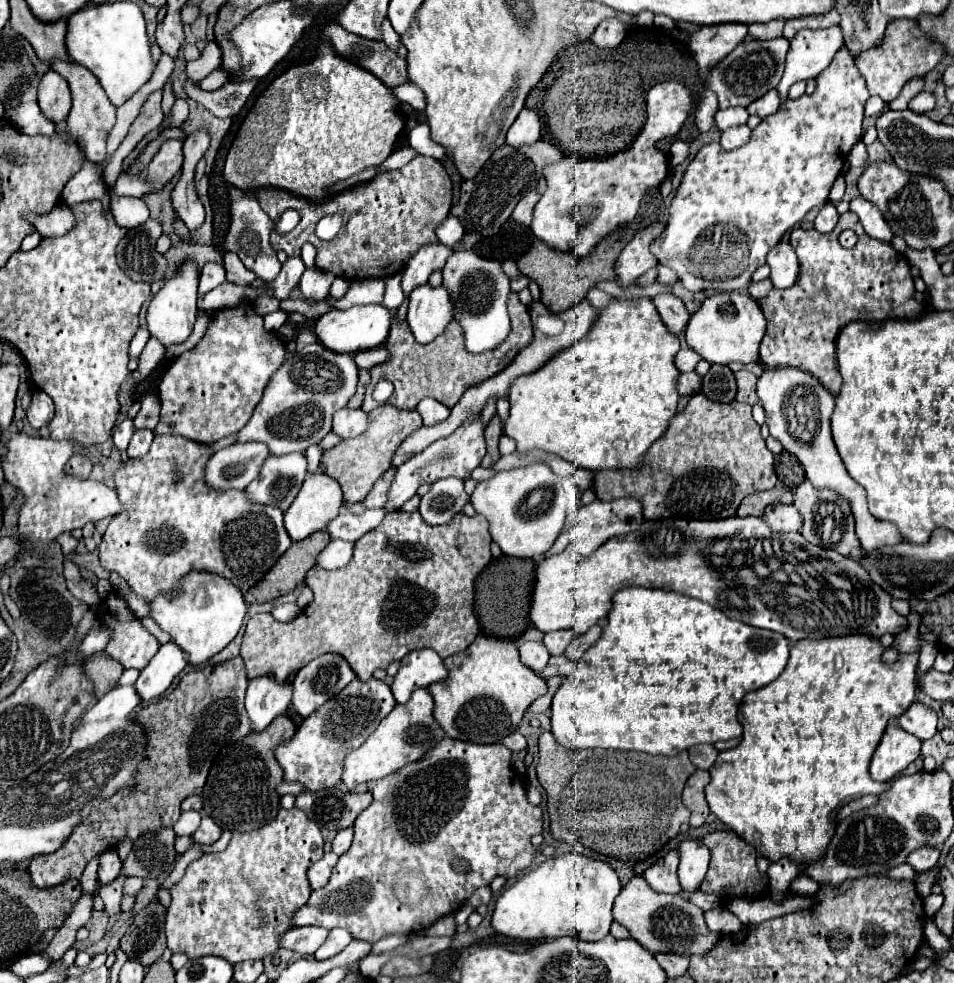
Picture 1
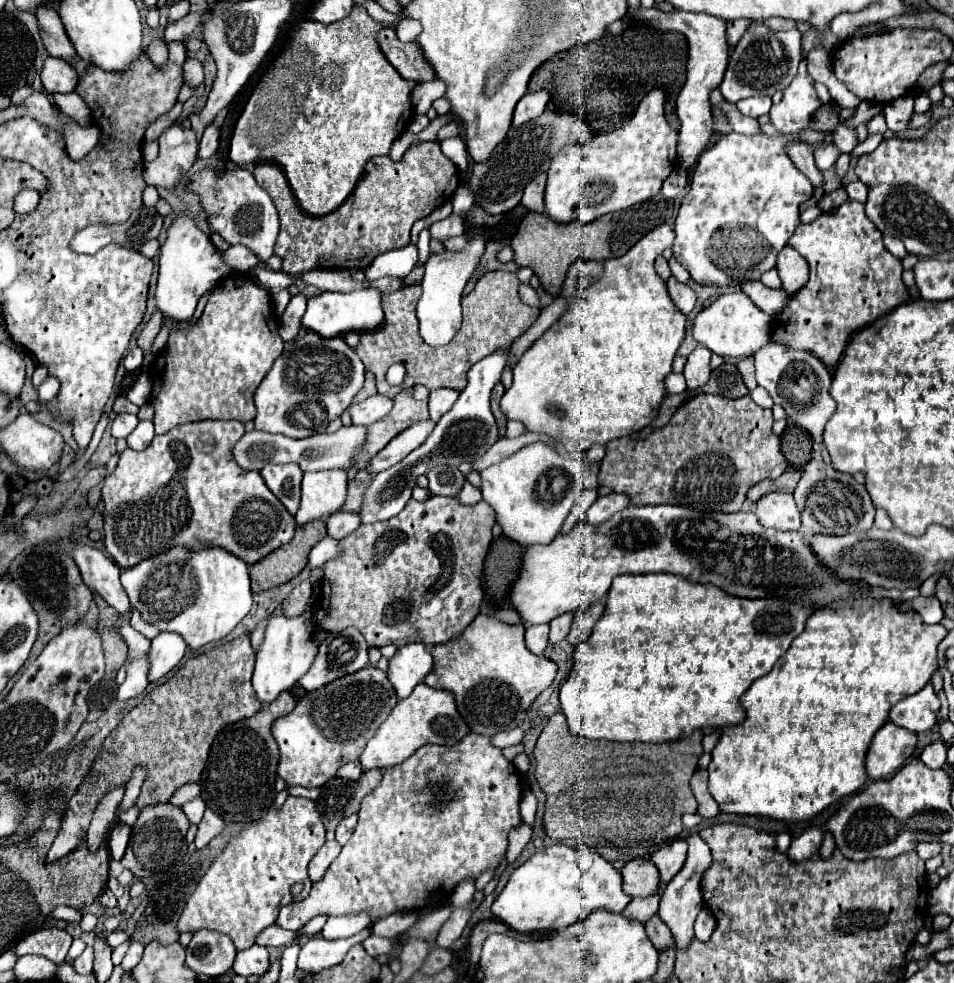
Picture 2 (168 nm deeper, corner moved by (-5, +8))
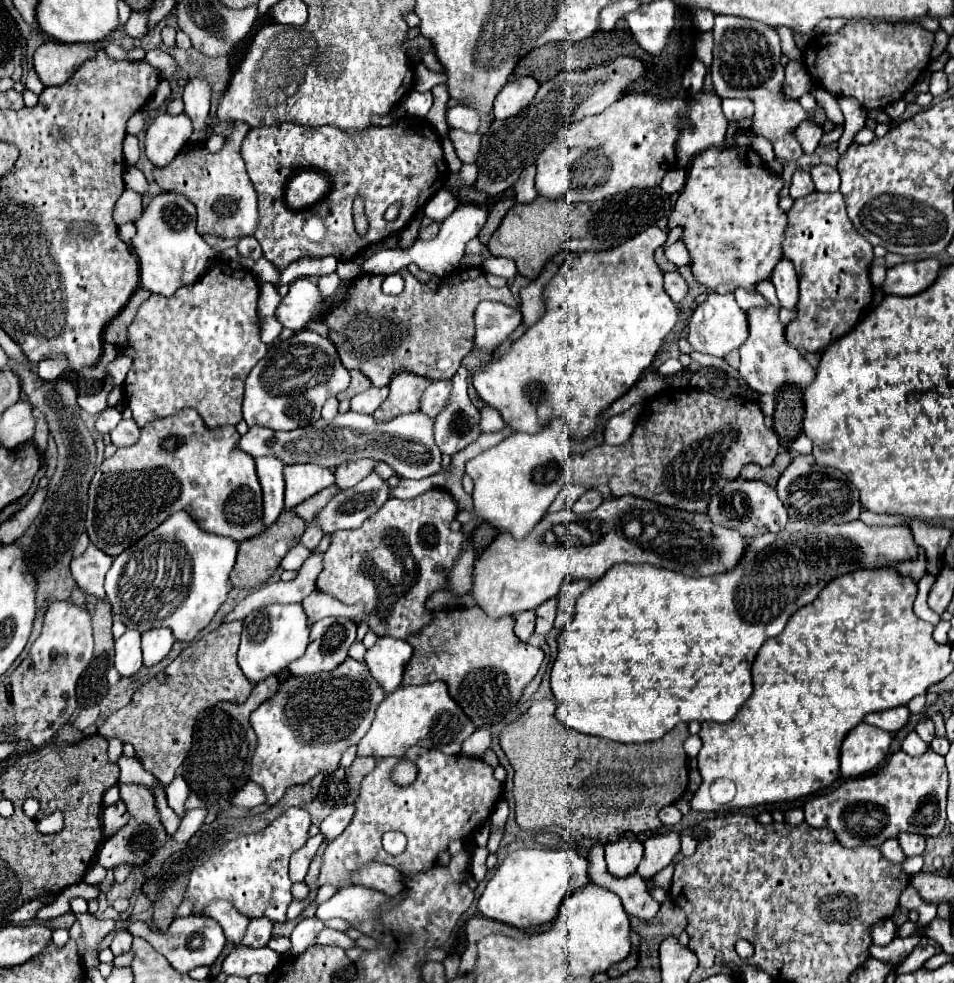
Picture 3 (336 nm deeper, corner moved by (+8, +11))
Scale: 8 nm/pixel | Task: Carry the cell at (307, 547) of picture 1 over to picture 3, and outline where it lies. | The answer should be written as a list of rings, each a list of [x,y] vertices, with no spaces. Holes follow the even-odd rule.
[[[282,511],[278,521],[272,523],[264,535],[258,535],[256,539],[248,539],[246,543],[240,543],[238,547],[238,559],[230,573],[230,581],[234,587],[258,587],[260,583],[266,583],[272,573],[280,567],[280,561],[290,551],[292,545],[300,543],[302,533],[306,531],[306,521],[298,515],[292,515],[292,511]]]

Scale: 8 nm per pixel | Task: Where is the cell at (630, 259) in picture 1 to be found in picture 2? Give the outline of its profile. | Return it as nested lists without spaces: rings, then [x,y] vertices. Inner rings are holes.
[[[661,224],[641,238],[625,256],[603,260],[603,272],[589,286],[577,290],[571,308],[519,358],[513,368],[513,384],[501,398],[501,412],[519,420],[529,432],[559,440],[567,452],[587,452],[593,444],[629,436],[647,426],[665,398],[663,380],[671,372],[673,358],[685,338],[687,318],[673,304],[665,280],[655,272],[655,258],[673,244],[675,232]]]

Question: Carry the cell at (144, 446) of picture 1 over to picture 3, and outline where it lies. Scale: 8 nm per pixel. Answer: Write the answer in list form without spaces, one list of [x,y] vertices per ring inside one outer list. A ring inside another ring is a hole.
[[[122,419],[118,423],[118,427],[110,433],[110,437],[116,447],[128,447],[128,445],[136,443],[136,439],[140,437],[140,427],[136,425],[134,419]]]

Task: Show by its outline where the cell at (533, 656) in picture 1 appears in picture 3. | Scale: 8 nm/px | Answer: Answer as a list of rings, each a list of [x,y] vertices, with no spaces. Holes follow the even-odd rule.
[[[524,611],[524,613],[520,613],[520,615],[516,617],[514,633],[516,633],[516,637],[518,637],[520,641],[526,643],[526,641],[530,639],[530,635],[534,633],[534,619],[536,619],[534,611]]]

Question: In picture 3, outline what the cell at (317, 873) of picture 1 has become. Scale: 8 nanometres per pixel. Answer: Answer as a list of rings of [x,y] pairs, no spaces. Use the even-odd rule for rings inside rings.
[[[318,833],[316,837],[310,837],[308,843],[306,843],[300,851],[296,851],[296,853],[290,857],[290,879],[292,879],[294,883],[302,883],[302,881],[304,881],[312,859],[316,857],[318,849],[322,847],[322,841],[324,841],[324,835]]]

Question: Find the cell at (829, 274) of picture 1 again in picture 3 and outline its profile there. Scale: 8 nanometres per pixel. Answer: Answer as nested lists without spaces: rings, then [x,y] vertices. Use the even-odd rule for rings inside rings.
[[[814,191],[796,199],[788,211],[782,251],[784,257],[794,263],[800,277],[796,317],[784,329],[786,343],[806,353],[820,353],[832,341],[846,335],[874,299],[870,281],[870,263],[874,257],[872,245],[856,235],[856,229],[844,211],[844,197],[840,193]]]

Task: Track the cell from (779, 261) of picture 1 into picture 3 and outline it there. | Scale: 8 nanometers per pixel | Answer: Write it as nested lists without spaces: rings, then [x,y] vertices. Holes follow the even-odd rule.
[[[782,257],[782,261],[772,271],[772,283],[778,293],[778,301],[786,309],[794,309],[798,301],[798,275],[792,263]]]

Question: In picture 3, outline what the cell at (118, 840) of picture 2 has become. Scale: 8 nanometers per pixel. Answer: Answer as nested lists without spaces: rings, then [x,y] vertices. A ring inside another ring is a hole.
[[[116,803],[114,807],[106,807],[104,815],[102,815],[104,837],[110,837],[112,833],[116,833],[120,827],[126,825],[126,821],[128,821],[128,813],[126,813],[124,803]]]

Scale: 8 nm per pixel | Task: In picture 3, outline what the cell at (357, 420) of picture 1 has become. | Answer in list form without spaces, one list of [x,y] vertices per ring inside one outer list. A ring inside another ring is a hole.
[[[370,387],[368,391],[362,391],[350,399],[350,411],[372,415],[386,397],[388,397],[388,387]]]

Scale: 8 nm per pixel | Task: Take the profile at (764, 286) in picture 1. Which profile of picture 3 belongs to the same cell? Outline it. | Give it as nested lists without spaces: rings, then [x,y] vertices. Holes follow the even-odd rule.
[[[736,289],[736,291],[734,291],[734,295],[736,295],[738,305],[740,305],[744,311],[748,311],[748,309],[752,309],[752,307],[768,307],[766,297],[764,297],[764,295],[760,295],[760,293],[752,293],[752,291]]]

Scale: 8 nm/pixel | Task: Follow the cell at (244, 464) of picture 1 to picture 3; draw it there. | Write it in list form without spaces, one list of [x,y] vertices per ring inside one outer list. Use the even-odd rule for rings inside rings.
[[[420,411],[398,415],[388,423],[376,423],[372,415],[360,413],[344,413],[336,415],[330,423],[320,419],[308,427],[294,431],[272,431],[264,427],[250,427],[246,435],[240,437],[238,447],[256,457],[272,455],[286,465],[296,463],[314,463],[320,467],[338,467],[344,461],[356,461],[364,457],[372,457],[388,463],[392,469],[406,479],[424,479],[436,475],[442,469],[442,453],[438,451],[432,437],[434,419],[426,417]]]

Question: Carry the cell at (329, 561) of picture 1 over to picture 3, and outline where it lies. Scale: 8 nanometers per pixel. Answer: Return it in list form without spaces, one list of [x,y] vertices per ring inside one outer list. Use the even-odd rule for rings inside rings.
[[[298,543],[298,545],[294,545],[288,553],[286,553],[286,557],[282,559],[282,563],[280,563],[280,567],[282,569],[292,569],[292,571],[298,571],[300,567],[302,567],[302,563],[310,557],[310,549],[306,549],[302,543]]]

